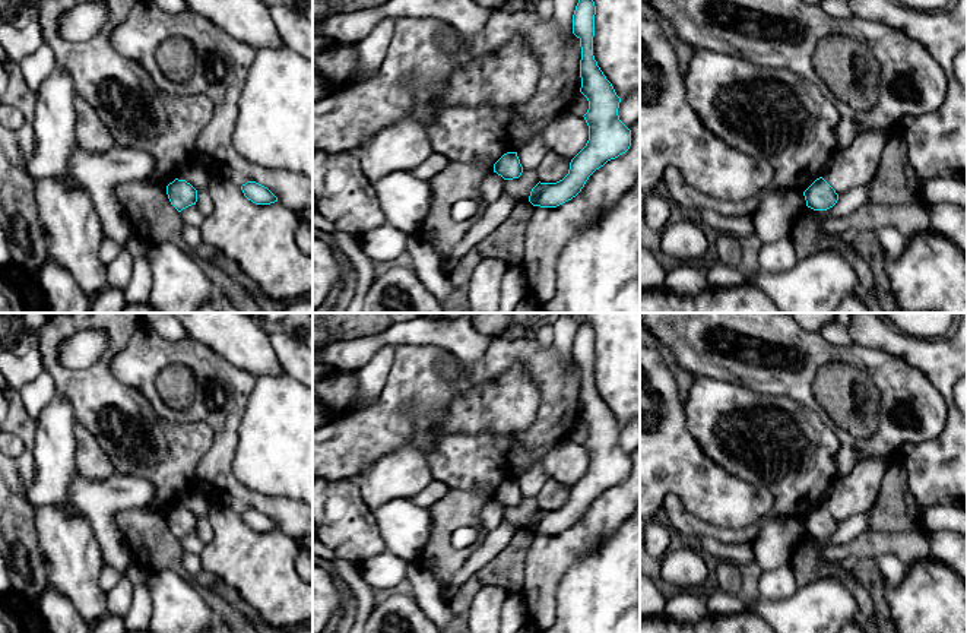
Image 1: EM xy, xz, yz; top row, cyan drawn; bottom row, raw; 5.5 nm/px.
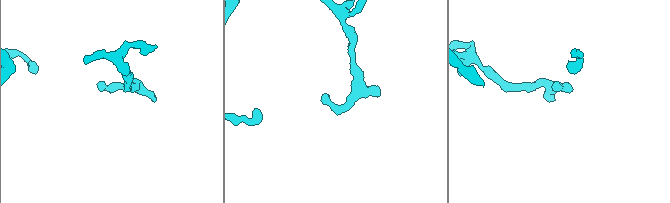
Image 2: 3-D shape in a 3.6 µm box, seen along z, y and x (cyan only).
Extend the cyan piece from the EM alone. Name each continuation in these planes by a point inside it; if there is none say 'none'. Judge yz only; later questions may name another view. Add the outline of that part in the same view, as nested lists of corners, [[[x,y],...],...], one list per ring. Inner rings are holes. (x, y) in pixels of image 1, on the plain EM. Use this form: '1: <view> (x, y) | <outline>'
none

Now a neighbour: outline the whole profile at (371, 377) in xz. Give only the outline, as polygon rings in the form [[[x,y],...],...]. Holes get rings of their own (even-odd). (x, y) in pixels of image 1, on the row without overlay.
[[[383,345],[372,358],[359,370],[356,379],[359,384],[359,396],[355,411],[365,411],[374,405],[387,383],[396,354],[396,345]]]

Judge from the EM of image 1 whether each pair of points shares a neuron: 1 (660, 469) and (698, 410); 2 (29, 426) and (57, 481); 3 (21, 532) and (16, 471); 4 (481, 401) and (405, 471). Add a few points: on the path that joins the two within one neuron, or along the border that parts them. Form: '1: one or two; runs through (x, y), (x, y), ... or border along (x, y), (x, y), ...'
1: two; border along (682, 396), (687, 429), (707, 455)
2: two; border along (35, 423), (34, 469)
3: one; runs through (16, 518), (16, 486)
4: one; runs through (456, 418), (433, 420), (422, 430), (419, 446)

